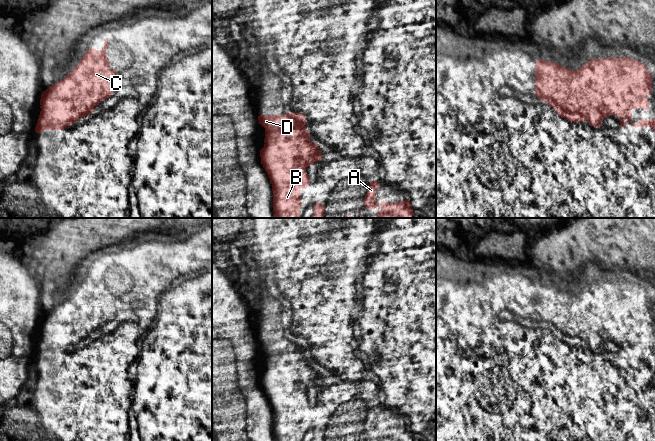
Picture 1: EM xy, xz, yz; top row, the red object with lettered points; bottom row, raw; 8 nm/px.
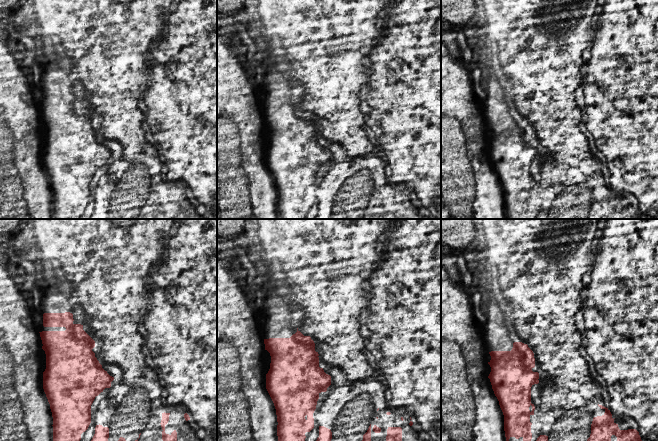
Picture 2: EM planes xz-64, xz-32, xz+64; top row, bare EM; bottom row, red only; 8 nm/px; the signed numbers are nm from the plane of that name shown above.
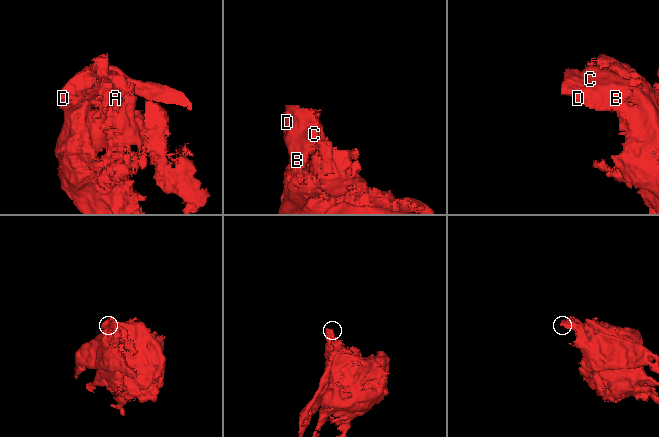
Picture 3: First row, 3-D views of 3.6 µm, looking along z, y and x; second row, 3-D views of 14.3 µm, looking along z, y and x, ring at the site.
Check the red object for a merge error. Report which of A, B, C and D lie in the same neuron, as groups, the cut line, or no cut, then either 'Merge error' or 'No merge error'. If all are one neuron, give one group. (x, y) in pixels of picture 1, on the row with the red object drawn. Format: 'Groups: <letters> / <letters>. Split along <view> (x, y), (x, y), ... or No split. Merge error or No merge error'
Groups: A B C / D. Split along xz (318, 150), (291, 135), (260, 155). Merge error

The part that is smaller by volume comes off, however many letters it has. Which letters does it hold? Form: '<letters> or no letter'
D

